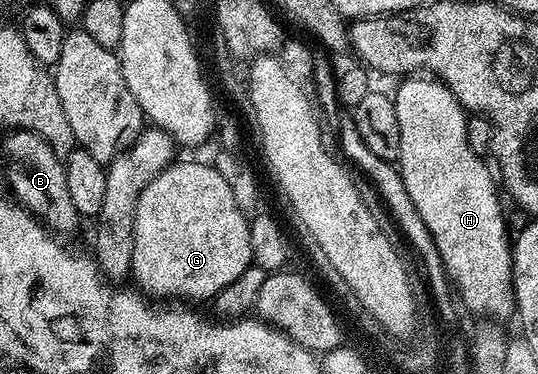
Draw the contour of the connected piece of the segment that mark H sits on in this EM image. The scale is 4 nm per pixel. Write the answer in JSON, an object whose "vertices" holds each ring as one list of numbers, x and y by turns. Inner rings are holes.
{"vertices":[[413,75,402,81,405,82,398,87,397,93,395,92,393,106,399,115,399,168,407,192,433,236,435,247,441,252,442,263,446,267,449,281,459,294,460,304,465,304,473,313,482,313,480,316,485,319,509,316,512,318,515,313,515,249,511,244,511,233,509,237,509,229,505,226,505,213,501,210,501,201,497,198,498,182,491,169,489,174,489,169,485,166,486,158,471,151,467,143,466,110,444,82,432,76]]}

